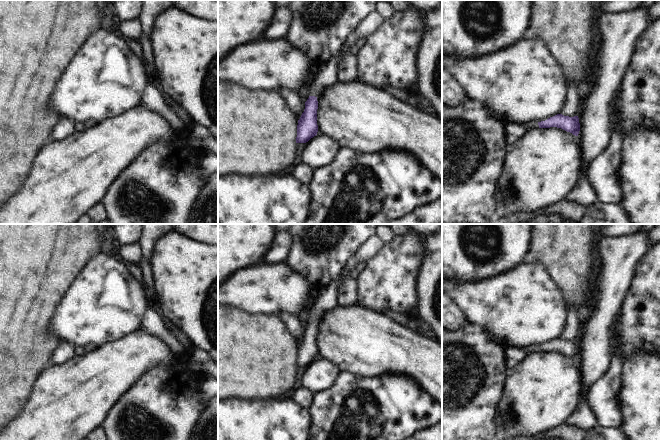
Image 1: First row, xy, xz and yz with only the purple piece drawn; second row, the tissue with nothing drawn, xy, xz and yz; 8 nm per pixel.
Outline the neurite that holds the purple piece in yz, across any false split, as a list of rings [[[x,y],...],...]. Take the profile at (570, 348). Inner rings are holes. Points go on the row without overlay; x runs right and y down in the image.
[[[557,338],[553,341],[548,342],[545,345],[541,346],[528,346],[523,348],[525,352],[528,354],[532,352],[550,352],[550,351],[557,351],[561,352],[567,356],[572,357],[575,360],[578,360],[580,355],[580,347],[578,340],[569,341],[564,340],[562,338]]]

